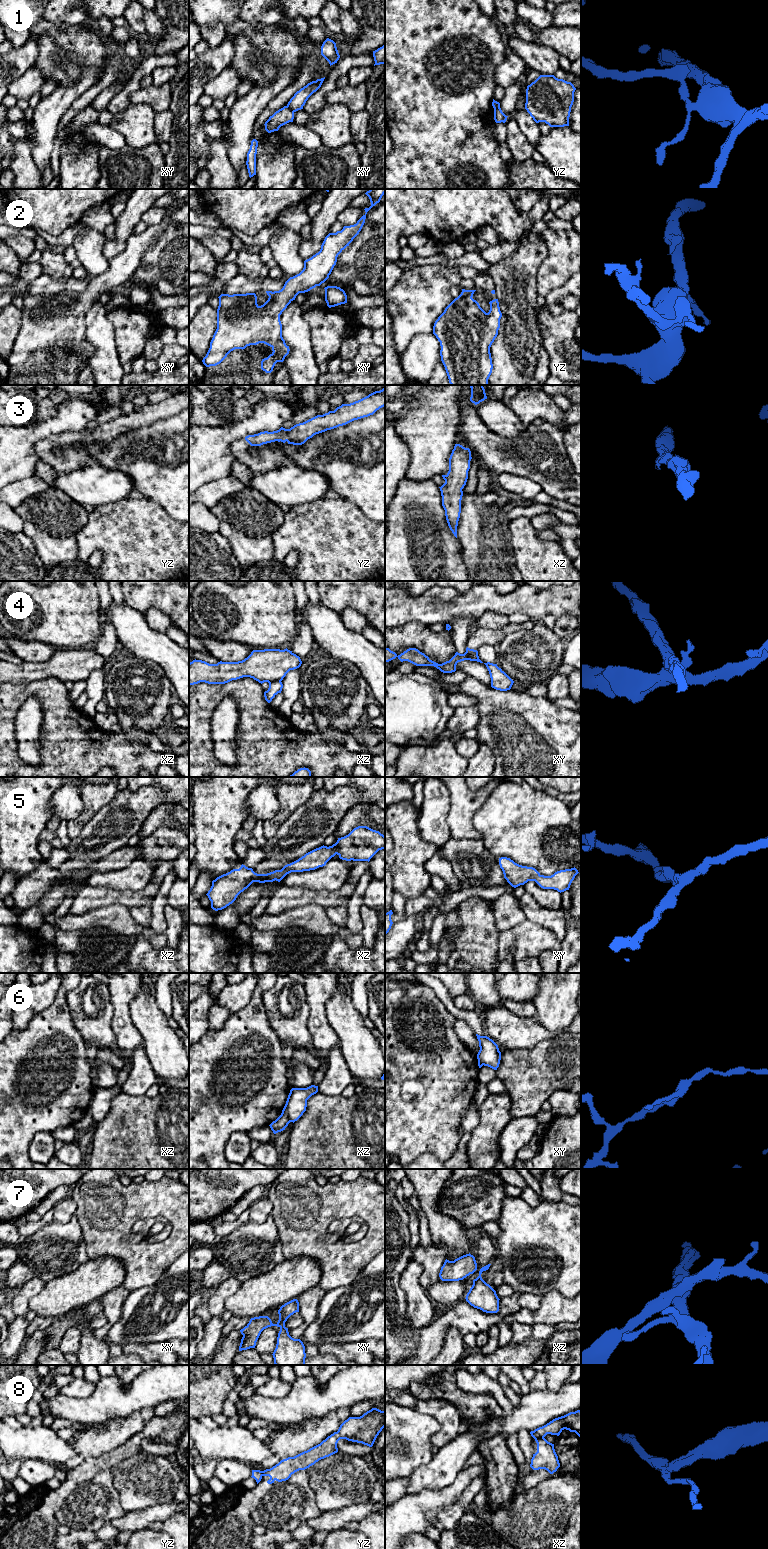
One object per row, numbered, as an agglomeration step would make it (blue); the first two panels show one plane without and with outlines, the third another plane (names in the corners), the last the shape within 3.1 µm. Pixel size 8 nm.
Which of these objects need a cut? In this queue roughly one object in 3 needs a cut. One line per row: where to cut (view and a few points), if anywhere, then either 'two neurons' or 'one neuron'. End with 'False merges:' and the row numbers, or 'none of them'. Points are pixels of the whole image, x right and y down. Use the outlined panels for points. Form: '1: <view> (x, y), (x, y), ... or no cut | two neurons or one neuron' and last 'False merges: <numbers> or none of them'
1: xy (287, 105), (294, 111) | two neurons
2: no cut | one neuron
3: no cut | one neuron
4: xz (280, 680), (274, 680), (269, 683) | two neurons
5: no cut | one neuron
6: xz (282, 1111), (290, 1121) | two neurons
7: xy (284, 1325), (280, 1327) | two neurons
8: xz (543, 1436), (535, 1439) | two neurons
False merges: 1, 4, 6, 7, 8

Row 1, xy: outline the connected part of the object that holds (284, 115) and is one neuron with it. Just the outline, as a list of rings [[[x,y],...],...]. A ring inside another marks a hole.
[[[288,106],[276,111],[269,119],[265,122],[265,130],[268,133],[278,131],[279,128],[289,122],[293,122],[294,111],[291,110]]]

